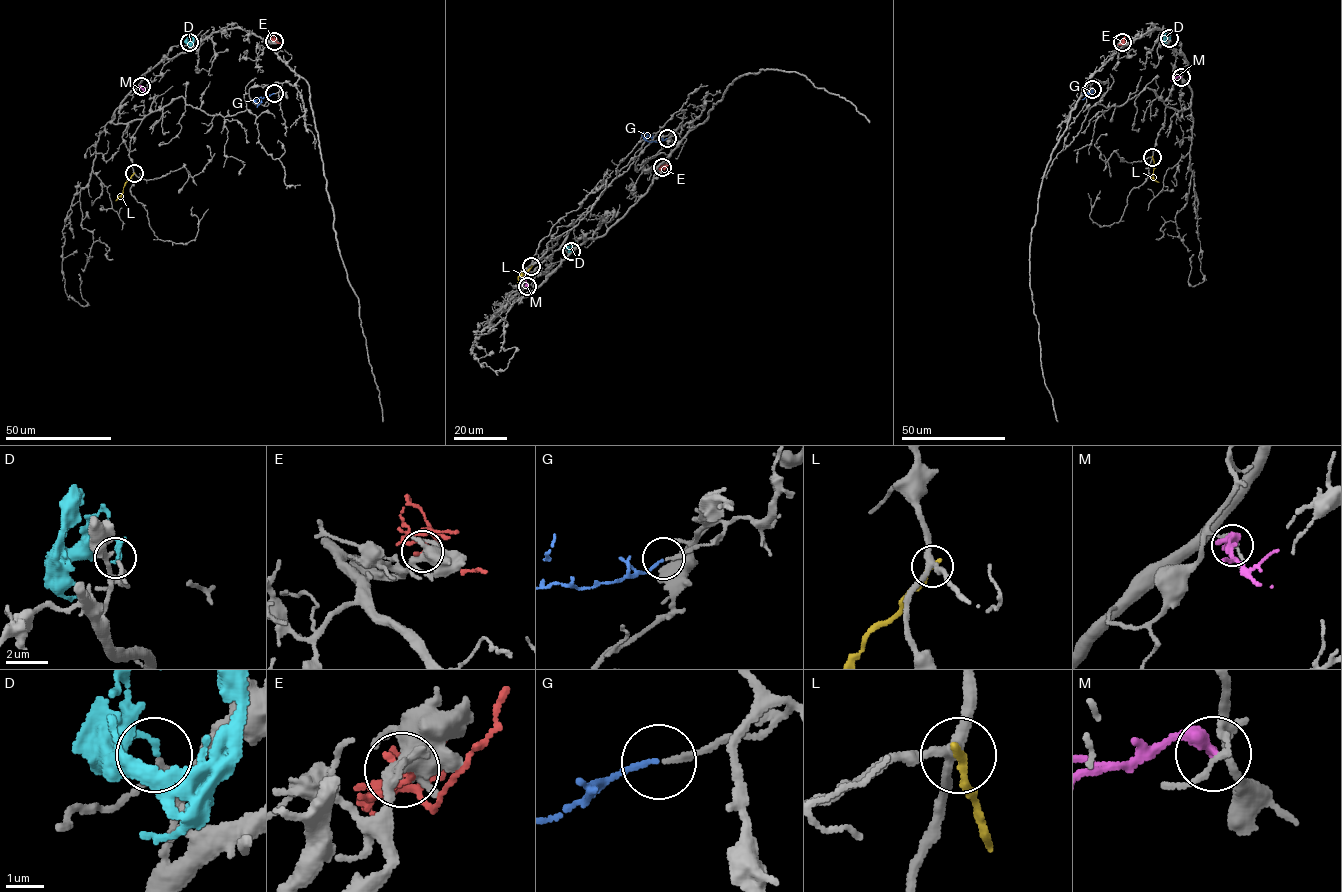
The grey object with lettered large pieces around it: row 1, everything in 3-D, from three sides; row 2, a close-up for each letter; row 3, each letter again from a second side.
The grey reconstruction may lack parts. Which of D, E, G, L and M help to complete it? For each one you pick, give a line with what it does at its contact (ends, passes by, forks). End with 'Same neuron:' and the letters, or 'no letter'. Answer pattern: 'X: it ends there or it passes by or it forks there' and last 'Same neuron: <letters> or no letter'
D: it ends there
G: it ends there
Same neuron: D, G

